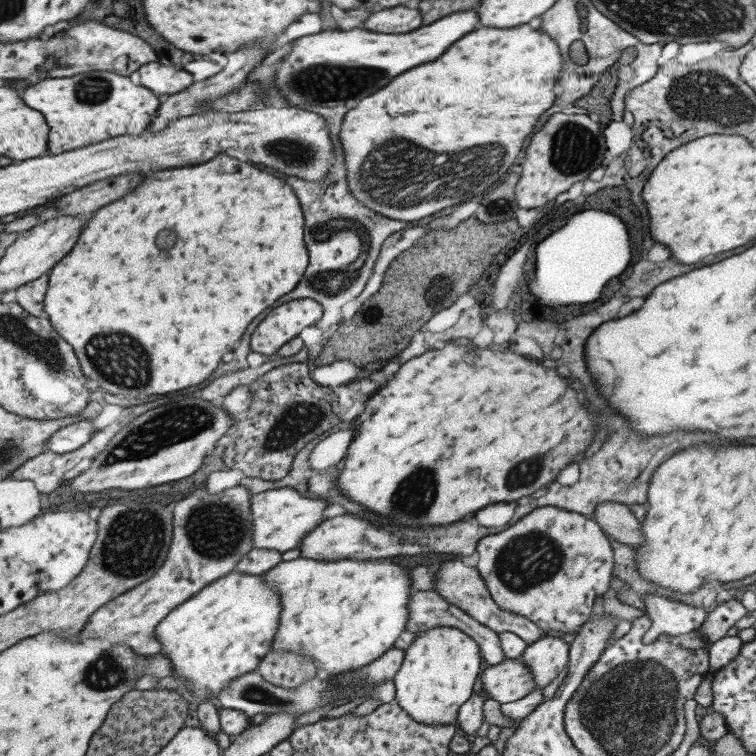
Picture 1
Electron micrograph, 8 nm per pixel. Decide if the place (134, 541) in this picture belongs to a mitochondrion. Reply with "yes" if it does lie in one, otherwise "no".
yes

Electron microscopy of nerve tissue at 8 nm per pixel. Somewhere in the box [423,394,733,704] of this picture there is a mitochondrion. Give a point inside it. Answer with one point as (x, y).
(529, 559)

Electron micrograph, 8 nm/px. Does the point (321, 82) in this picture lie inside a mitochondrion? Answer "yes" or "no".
yes

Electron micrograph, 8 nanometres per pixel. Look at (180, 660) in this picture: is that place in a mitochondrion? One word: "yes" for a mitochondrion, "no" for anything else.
no

